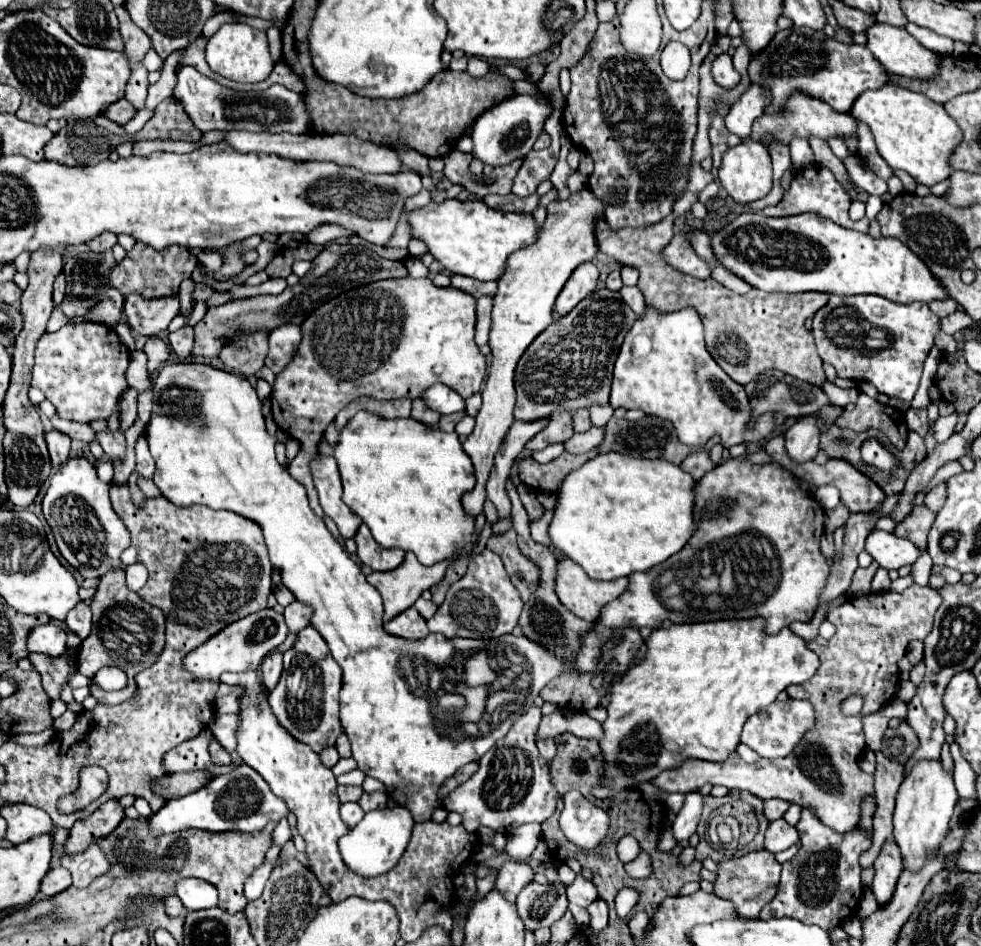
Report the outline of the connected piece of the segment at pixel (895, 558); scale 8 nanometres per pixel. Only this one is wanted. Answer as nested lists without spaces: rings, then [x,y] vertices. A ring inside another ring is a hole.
[[[879,529],[869,533],[865,541],[865,551],[885,569],[899,569],[903,565],[911,565],[921,553],[907,539],[899,539],[895,533]]]

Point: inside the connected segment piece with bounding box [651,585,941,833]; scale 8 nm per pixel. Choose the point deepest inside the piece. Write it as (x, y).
(873, 632)

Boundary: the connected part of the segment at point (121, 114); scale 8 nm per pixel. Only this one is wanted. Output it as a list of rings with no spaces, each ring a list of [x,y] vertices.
[[[119,99],[119,101],[111,103],[107,109],[101,111],[101,115],[109,117],[111,121],[115,121],[115,123],[119,123],[119,125],[125,125],[129,119],[133,119],[135,113],[137,113],[137,111],[133,109],[133,105],[131,105],[127,99]]]

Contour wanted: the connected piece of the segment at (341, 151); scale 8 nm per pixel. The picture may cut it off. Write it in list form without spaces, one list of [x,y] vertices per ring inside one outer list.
[[[225,131],[227,145],[231,145],[239,153],[275,153],[285,159],[293,161],[333,161],[337,165],[349,165],[355,169],[361,169],[363,173],[391,173],[395,175],[401,171],[401,161],[397,153],[389,147],[375,145],[371,141],[361,141],[355,135],[315,135],[315,133],[251,133],[251,131]]]

